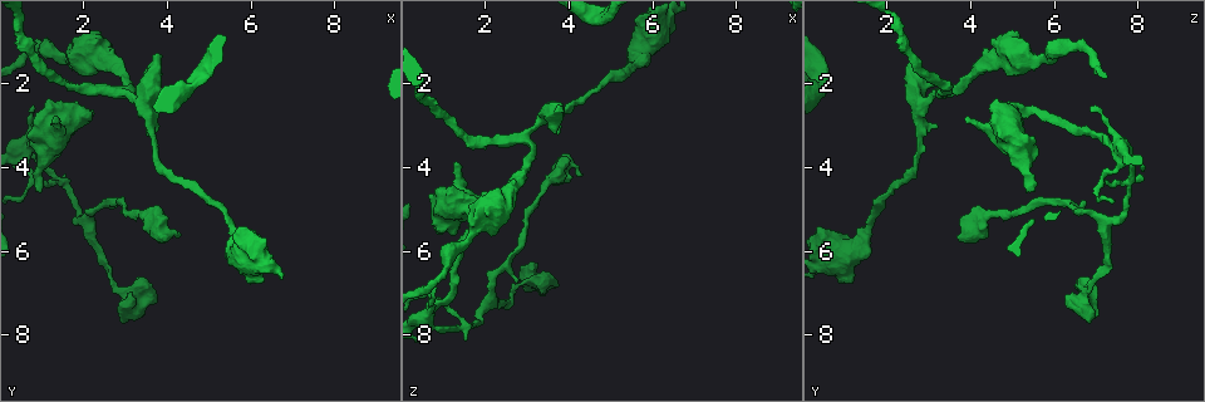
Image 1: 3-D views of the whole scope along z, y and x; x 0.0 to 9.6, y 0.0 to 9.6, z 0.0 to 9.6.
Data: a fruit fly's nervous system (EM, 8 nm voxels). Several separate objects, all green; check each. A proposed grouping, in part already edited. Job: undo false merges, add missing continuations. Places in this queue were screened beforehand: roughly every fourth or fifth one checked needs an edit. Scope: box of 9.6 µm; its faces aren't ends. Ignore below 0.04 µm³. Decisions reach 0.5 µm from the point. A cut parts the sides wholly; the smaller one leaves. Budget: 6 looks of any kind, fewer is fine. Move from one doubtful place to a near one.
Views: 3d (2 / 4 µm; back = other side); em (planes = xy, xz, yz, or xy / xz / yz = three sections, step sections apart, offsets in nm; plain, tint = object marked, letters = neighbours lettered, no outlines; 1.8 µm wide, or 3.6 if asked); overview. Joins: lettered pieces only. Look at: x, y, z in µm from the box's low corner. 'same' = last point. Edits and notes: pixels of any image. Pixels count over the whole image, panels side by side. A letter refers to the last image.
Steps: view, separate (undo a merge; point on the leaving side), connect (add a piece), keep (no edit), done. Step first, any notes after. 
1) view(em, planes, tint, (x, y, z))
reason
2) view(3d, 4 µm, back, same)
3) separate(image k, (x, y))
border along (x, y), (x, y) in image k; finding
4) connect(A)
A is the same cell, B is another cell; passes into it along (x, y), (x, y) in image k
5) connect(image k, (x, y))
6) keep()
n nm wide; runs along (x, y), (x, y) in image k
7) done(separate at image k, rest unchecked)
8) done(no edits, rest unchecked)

view(3d, 4 µm, (1.55, 2.70, 4.95))
sudden change in width

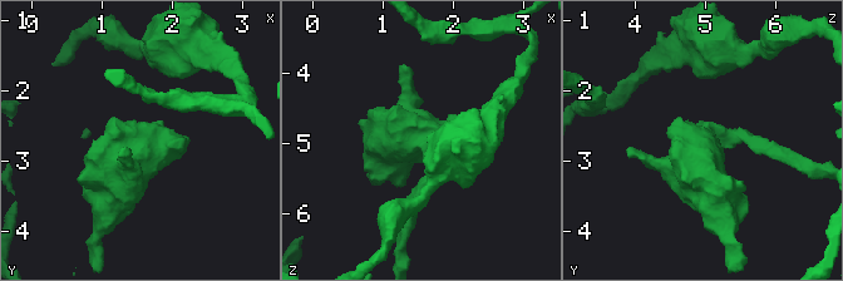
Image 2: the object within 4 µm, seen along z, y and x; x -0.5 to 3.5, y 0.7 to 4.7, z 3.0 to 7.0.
view(em, 3.6 µm, planes, letters, (1.60, 2.75, 4.90))
need the tissue

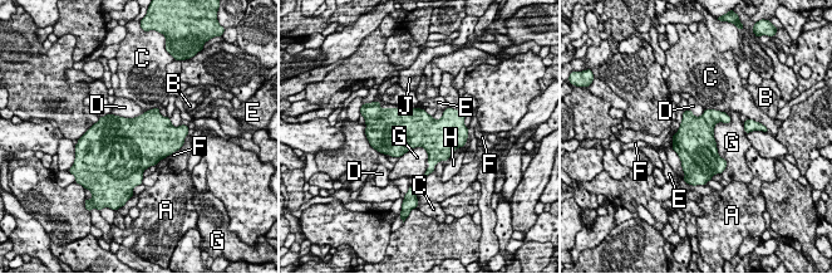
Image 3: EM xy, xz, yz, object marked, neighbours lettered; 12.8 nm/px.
keep()
A, B, C, D, E, F, G, H and J are other cells; border along (725, 112), (713, 132), (723, 171) in image 3; all the same neuron

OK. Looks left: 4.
view(em, planes, letters, (3.60, 3.00, 2.80))
three arms meet

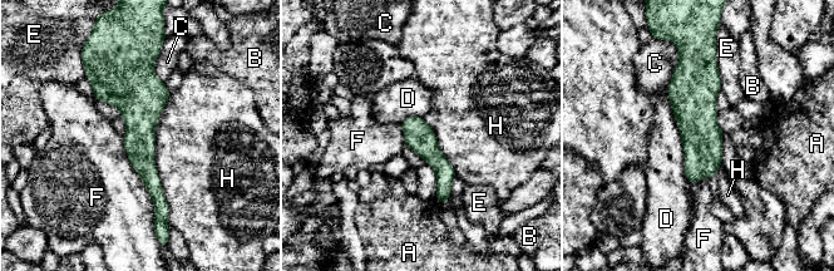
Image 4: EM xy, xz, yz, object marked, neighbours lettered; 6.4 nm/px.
keep()
A, B, C, D, E, F and H are other cells; runs along (134, 63), (141, 156), (159, 211) in image 4; one neuron here

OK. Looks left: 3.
view(em, planes, letters, (4.15, 5.60, 4.20))
free end

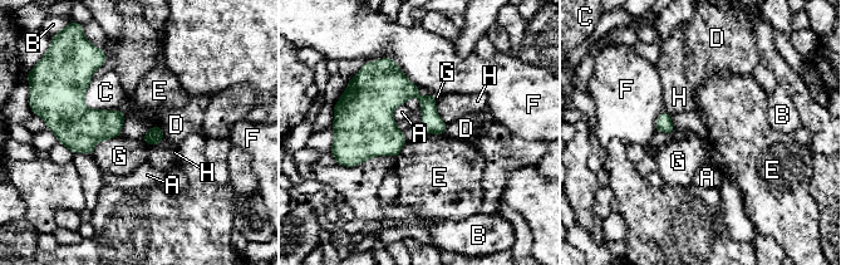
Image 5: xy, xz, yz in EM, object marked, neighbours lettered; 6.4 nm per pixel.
keep()
A, B, C, D, E, F, G and H are other cells; none of them fits

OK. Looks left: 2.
done(no edits, rest unchecked)

